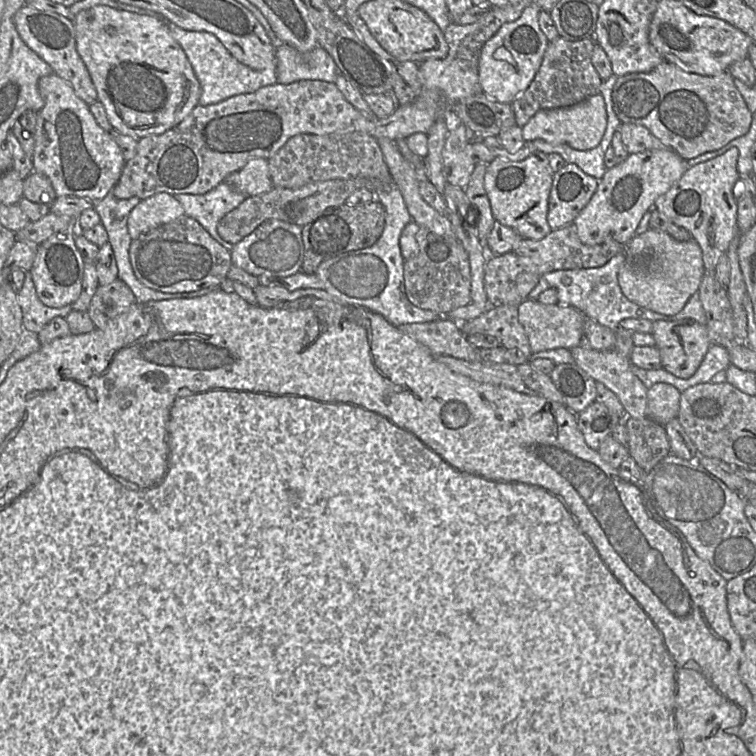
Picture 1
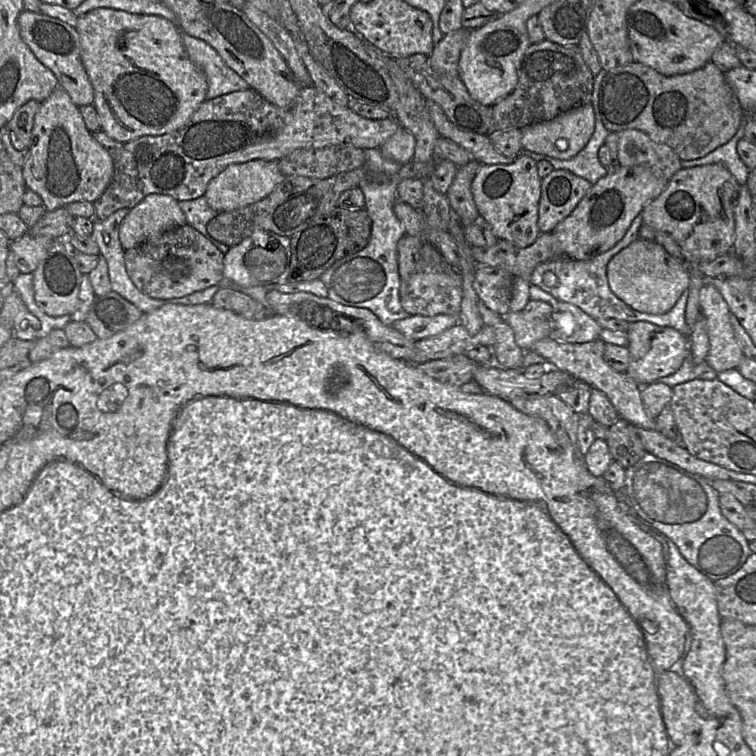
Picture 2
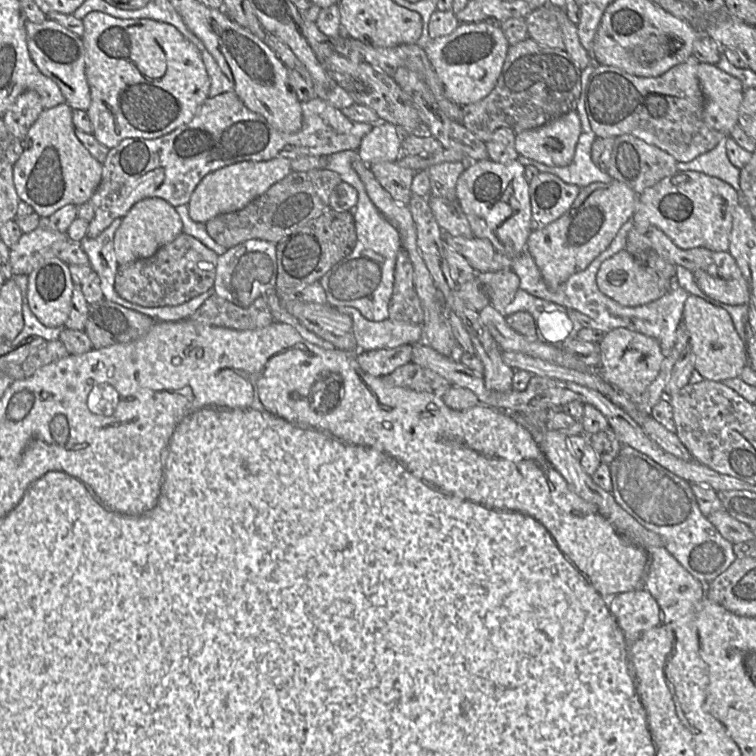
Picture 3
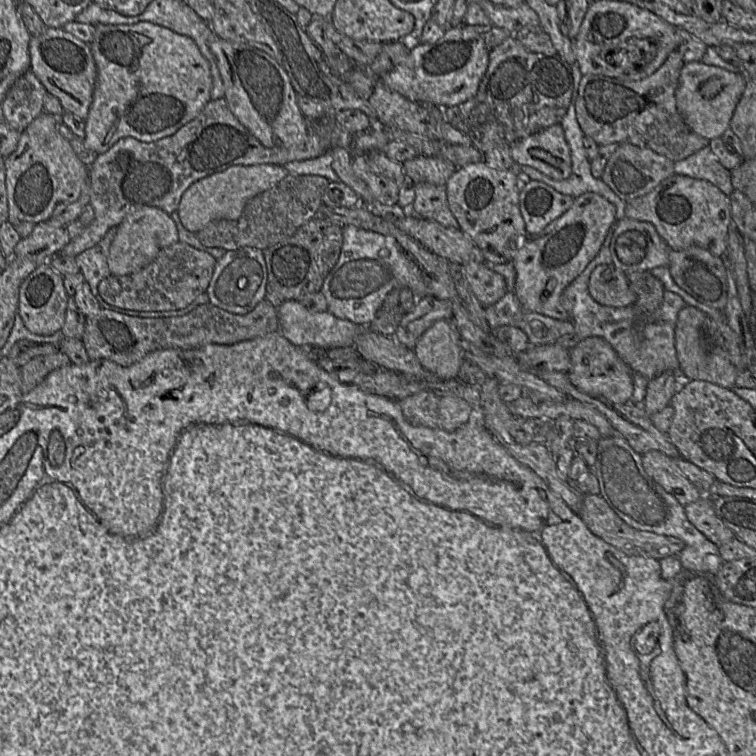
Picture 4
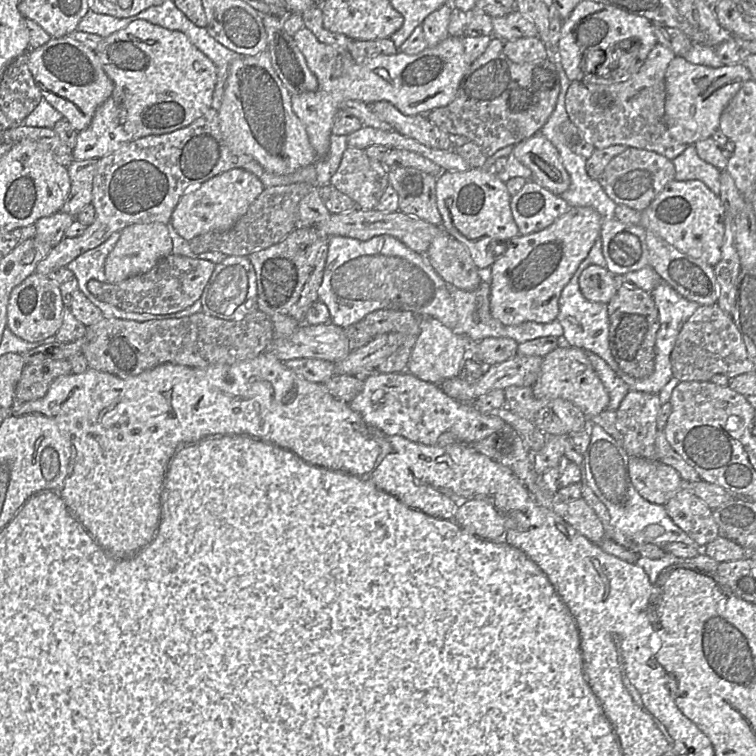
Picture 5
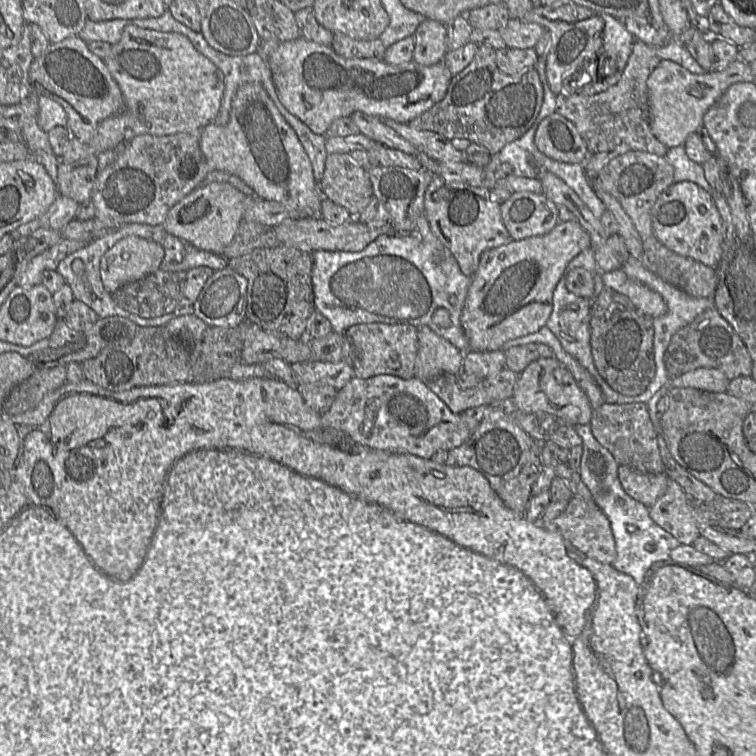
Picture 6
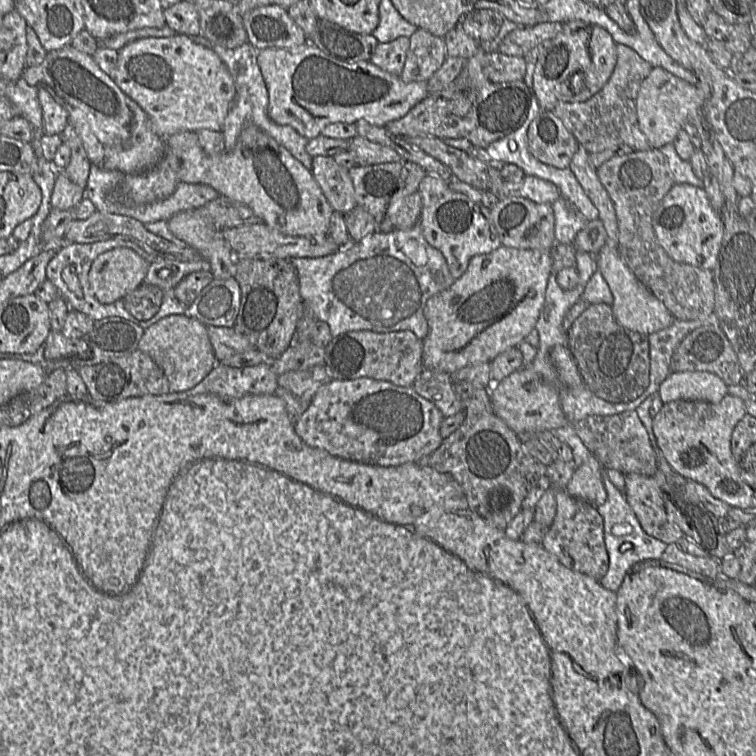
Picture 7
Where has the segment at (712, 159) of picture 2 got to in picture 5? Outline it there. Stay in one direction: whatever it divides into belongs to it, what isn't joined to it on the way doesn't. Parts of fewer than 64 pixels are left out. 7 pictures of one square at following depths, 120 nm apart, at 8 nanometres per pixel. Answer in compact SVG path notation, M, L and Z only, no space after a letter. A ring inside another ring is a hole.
M689 145L679 156L671 160L675 168L675 180L699 180L713 193L720 193L720 170L702 160L694 147Z

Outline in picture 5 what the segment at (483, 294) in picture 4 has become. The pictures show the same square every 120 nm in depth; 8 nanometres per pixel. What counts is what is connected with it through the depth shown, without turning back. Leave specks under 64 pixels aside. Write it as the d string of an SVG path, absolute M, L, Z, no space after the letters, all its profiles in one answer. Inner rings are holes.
M446 232L433 240L425 256L446 282L459 289L474 291L482 283L469 249Z

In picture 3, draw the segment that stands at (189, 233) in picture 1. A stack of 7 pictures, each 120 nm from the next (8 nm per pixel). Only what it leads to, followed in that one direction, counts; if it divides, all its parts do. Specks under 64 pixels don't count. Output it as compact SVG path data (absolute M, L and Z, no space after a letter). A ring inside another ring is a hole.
M182 232L151 257L118 265L114 289L121 298L144 307L180 305L214 286L217 260L213 250Z

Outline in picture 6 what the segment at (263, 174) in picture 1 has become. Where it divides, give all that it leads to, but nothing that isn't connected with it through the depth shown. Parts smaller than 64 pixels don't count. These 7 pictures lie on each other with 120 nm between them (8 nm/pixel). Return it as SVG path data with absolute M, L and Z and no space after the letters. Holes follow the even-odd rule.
M211 182L202 184L177 202L167 213L162 223L166 233L172 234L185 243L190 243L199 250L222 254L225 248L232 242L240 221L245 212L246 195L227 182Z

